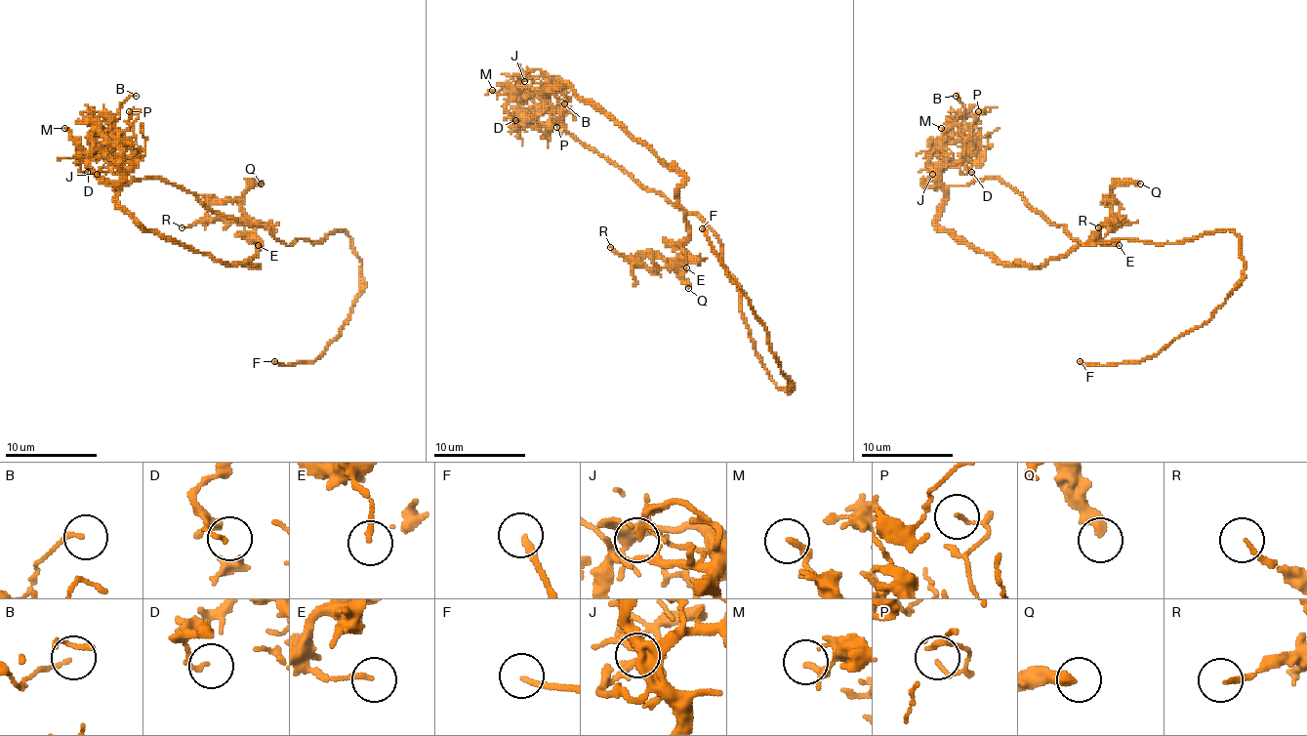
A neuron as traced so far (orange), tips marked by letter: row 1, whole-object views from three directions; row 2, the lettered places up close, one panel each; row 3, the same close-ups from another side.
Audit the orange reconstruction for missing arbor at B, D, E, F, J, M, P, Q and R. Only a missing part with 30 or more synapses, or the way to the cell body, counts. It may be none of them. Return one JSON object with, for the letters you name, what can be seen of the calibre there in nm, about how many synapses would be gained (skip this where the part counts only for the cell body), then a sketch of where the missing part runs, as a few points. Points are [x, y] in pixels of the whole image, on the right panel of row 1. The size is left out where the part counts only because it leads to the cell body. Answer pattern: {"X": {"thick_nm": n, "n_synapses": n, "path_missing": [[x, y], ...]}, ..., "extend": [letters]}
{"F": {"thick_nm": 190, "path_missing": [[1080, 361], [1034, 363], [1017, 358]]}, "extend": ["F"]}

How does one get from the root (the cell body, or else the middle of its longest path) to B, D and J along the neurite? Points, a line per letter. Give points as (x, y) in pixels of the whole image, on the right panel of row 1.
B: (1041, 213), (1001, 179), (974, 179), (966, 185), (946, 185), (939, 179), (930, 153), (964, 111), (956, 96)
D: (1041, 213), (1001, 179), (944, 185), (939, 177), (939, 167), (946, 162), (959, 162), (971, 172)
J: (1041, 213), (1001, 179), (974, 179), (966, 185), (920, 185), (932, 174)

